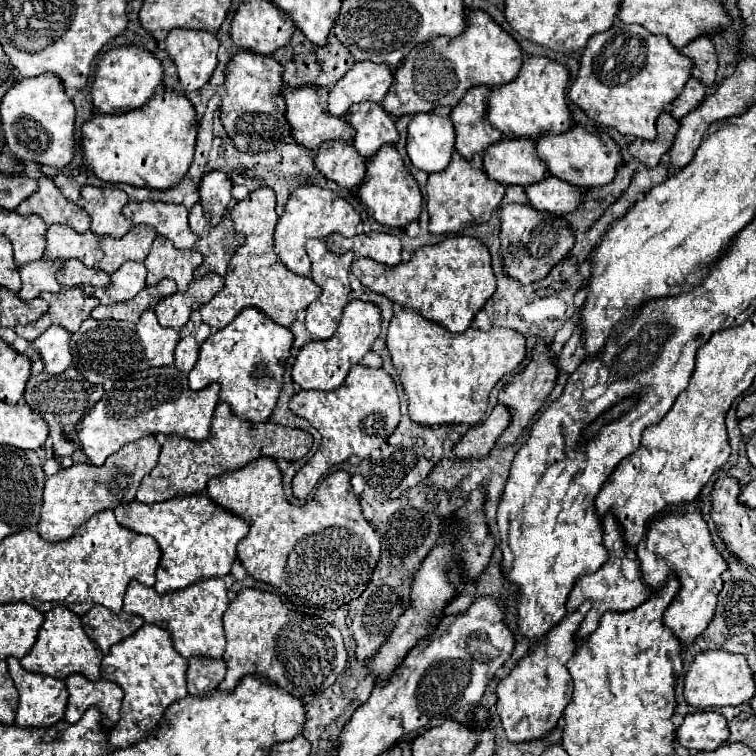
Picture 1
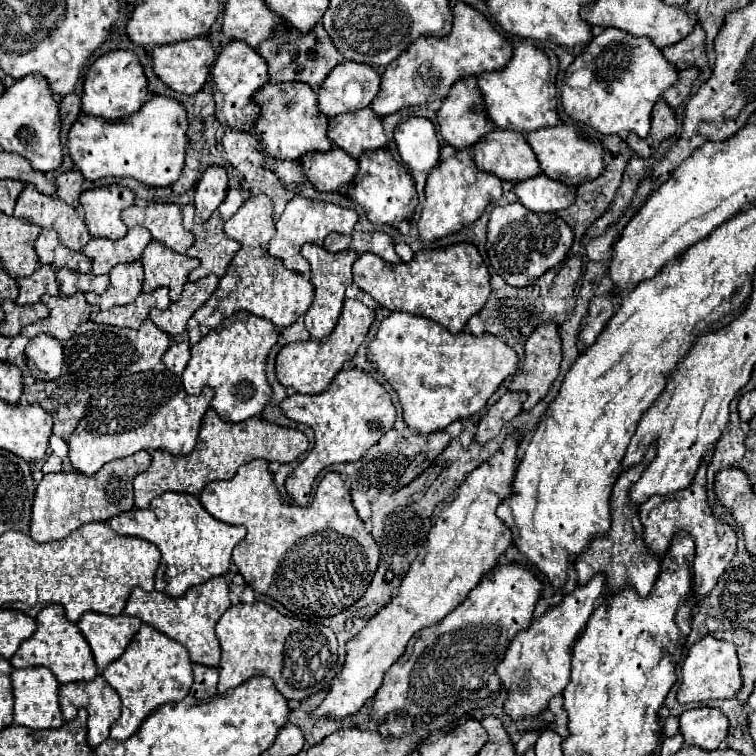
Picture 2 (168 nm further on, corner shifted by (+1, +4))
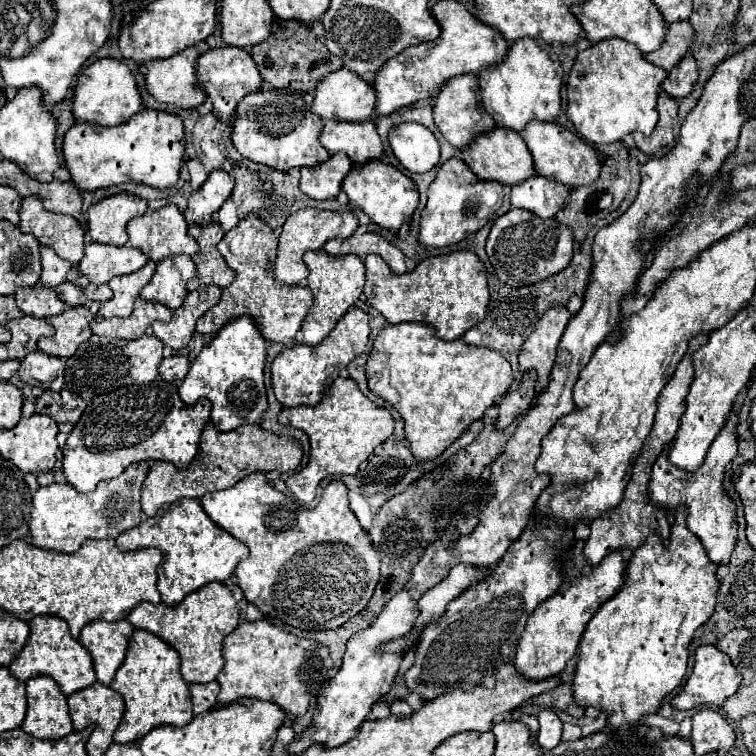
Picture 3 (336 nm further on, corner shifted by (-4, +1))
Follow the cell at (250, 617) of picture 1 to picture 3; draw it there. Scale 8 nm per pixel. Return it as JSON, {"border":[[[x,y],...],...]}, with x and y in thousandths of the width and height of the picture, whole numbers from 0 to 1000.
{"border":[[[321,823],[295,847],[298,881],[287,894],[292,915],[290,931],[303,931],[316,923],[345,923],[369,931],[377,942],[398,947],[406,942],[414,921],[433,905],[433,884],[438,884],[435,857],[414,844],[398,844],[353,823]]]}

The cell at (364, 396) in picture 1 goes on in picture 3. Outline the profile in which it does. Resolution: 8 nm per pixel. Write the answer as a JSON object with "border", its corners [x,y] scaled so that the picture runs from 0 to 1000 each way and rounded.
{"border":[[[448,497],[422,534],[374,540],[369,548],[369,561],[401,566],[409,574],[409,614],[398,624],[385,627],[377,638],[396,664],[409,667],[414,664],[417,648],[427,632],[440,627],[470,627],[475,622],[475,614],[483,611],[485,603],[520,574],[522,556],[512,540],[499,537],[493,529],[488,529],[475,516],[470,503]]]}

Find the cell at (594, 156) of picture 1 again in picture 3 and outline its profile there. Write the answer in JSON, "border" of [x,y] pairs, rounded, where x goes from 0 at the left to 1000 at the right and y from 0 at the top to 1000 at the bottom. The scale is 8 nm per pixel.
{"border":[[[702,161],[702,167],[692,169],[689,180],[700,193],[710,230],[737,238],[737,241],[745,241],[753,249],[779,246],[792,235],[795,214],[790,209],[790,201],[784,198],[784,193],[776,190],[763,177],[753,175],[750,169],[739,167],[737,161]]]}

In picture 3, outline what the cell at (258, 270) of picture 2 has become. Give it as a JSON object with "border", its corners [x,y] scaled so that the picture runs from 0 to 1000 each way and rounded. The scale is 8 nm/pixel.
{"border":[[[327,283],[308,304],[295,312],[287,328],[298,341],[300,352],[308,354],[313,365],[306,378],[295,381],[290,402],[274,410],[261,423],[261,439],[284,442],[313,418],[329,415],[345,429],[345,439],[353,450],[382,455],[398,437],[401,423],[406,421],[406,413],[414,405],[414,389],[406,378],[380,378],[364,370],[361,347],[366,331],[366,312],[361,310],[358,299],[340,283]]]}

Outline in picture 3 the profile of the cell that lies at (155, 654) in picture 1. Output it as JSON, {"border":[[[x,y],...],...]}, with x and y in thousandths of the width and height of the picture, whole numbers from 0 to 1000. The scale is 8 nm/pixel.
{"border":[[[179,833],[171,849],[165,876],[160,878],[160,884],[155,886],[147,902],[147,910],[155,913],[165,926],[165,947],[149,974],[152,981],[168,984],[189,976],[194,968],[200,968],[213,958],[242,960],[255,950],[250,910],[237,884],[239,884],[239,873],[234,860],[226,860],[221,849],[216,849],[210,841],[200,836]]]}

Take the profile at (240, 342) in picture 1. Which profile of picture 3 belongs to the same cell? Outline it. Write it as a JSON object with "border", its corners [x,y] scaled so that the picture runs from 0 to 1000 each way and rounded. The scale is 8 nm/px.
{"border":[[[316,418],[269,458],[261,476],[253,481],[245,503],[237,508],[237,524],[245,534],[263,526],[276,526],[282,534],[279,558],[292,571],[311,569],[321,561],[340,561],[353,542],[353,521],[348,487],[353,474],[353,450],[345,442],[337,421]]]}

